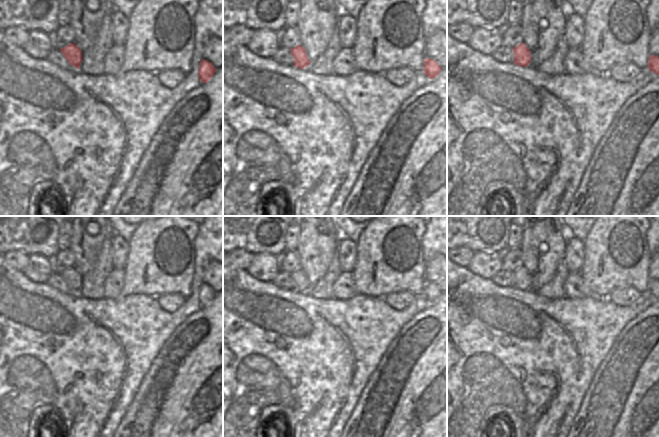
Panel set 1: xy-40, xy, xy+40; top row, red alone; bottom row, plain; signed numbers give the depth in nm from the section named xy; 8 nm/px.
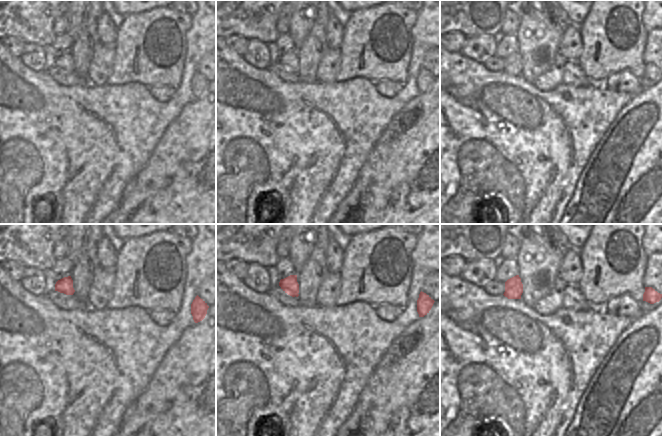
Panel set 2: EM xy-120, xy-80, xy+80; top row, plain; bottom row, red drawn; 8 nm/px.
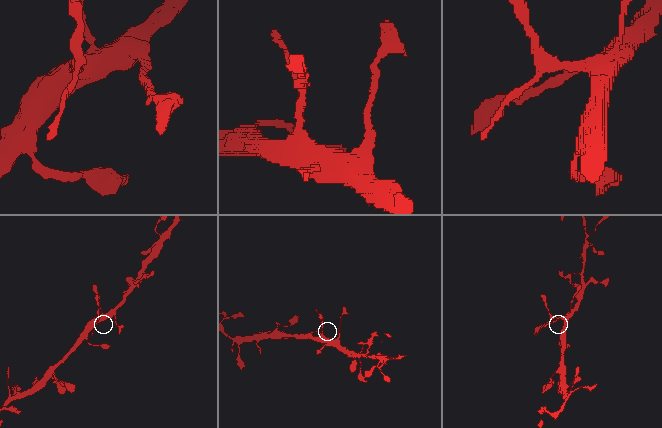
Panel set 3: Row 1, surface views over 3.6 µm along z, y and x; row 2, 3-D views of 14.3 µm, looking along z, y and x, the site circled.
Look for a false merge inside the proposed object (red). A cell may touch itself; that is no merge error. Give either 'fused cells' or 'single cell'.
fused cells

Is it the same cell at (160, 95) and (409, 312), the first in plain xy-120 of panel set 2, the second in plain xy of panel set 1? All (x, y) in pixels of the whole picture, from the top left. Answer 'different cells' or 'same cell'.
different cells

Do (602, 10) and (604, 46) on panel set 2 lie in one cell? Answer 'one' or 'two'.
one

